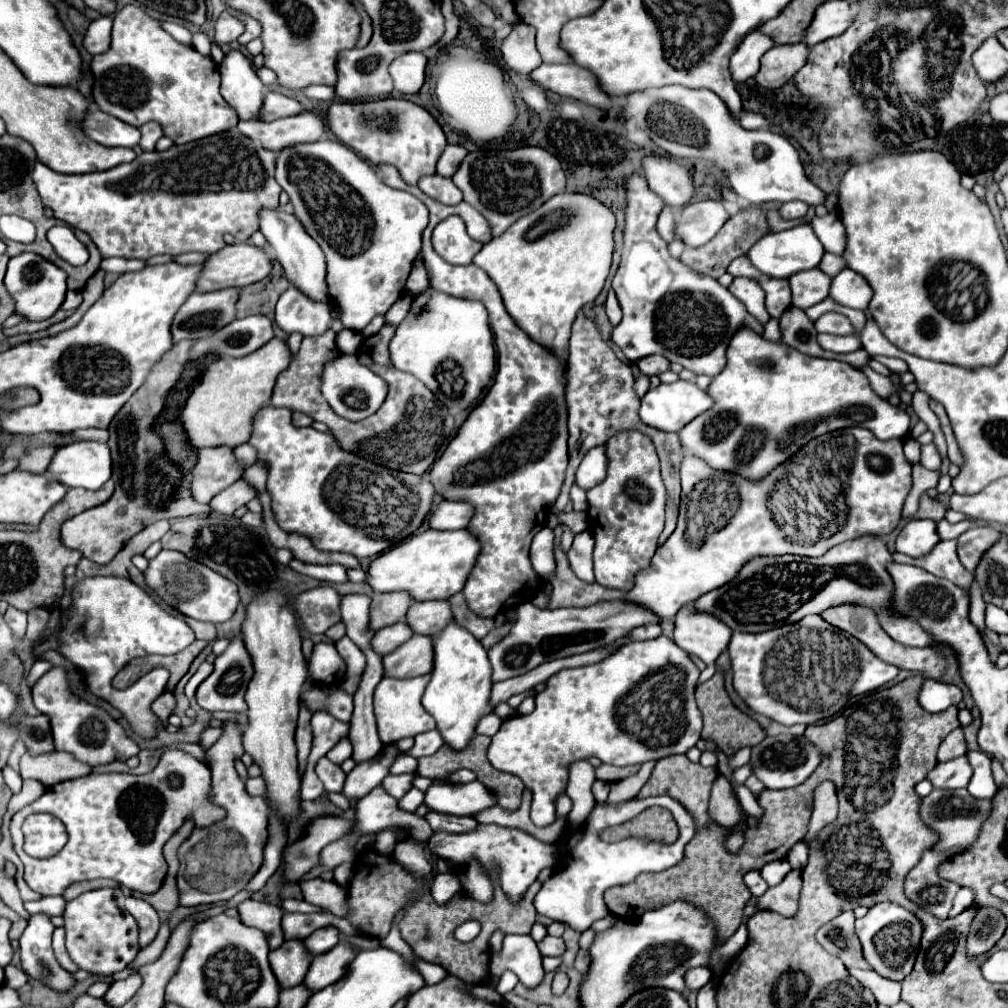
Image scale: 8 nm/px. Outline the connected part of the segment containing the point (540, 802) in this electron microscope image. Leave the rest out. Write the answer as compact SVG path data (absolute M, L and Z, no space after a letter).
M661 635L657 639L649 639L649 641L633 641L629 645L625 645L623 649L619 649L615 655L607 657L605 661L601 663L595 663L595 665L587 665L587 667L577 667L577 669L563 669L559 673L555 673L549 681L547 681L547 687L535 695L535 709L533 713L529 715L513 715L509 717L507 721L503 721L501 729L493 735L493 741L491 741L491 747L489 747L489 761L495 769L499 771L507 771L511 775L517 775L525 787L533 793L533 803L531 803L531 821L537 825L537 827L545 827L545 825L551 825L557 815L555 815L555 801L557 797L565 791L567 787L567 777L569 777L569 765L573 761L581 761L581 759L589 759L589 757L597 757L601 759L603 763L609 763L609 765L617 765L617 767L625 767L625 765L641 765L641 763L647 763L647 761L659 761L659 759L665 759L669 755L679 755L679 753L687 753L691 747L695 747L695 743L701 739L701 727L691 727L691 723L687 723L685 719L685 703L689 699L689 681L691 681L691 659L689 655L677 647L669 637Z

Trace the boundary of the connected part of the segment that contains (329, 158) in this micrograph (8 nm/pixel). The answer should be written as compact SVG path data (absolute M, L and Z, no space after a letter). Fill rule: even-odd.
M313 141L285 147L277 155L275 179L287 191L295 215L303 221L307 233L319 243L327 263L329 299L341 309L339 321L353 331L363 331L375 315L383 315L403 295L405 281L421 249L421 233L427 227L429 211L407 191L393 189L381 181L375 167L361 159L341 141Z

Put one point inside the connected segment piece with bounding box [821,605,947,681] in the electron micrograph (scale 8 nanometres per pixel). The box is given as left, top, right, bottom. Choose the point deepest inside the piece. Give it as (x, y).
(861, 623)

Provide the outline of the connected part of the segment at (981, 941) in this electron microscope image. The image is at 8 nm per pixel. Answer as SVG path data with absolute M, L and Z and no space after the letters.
M983 907L975 915L975 921L971 923L971 933L969 933L969 955L977 957L981 953L987 953L1005 933L1005 917L997 909Z

